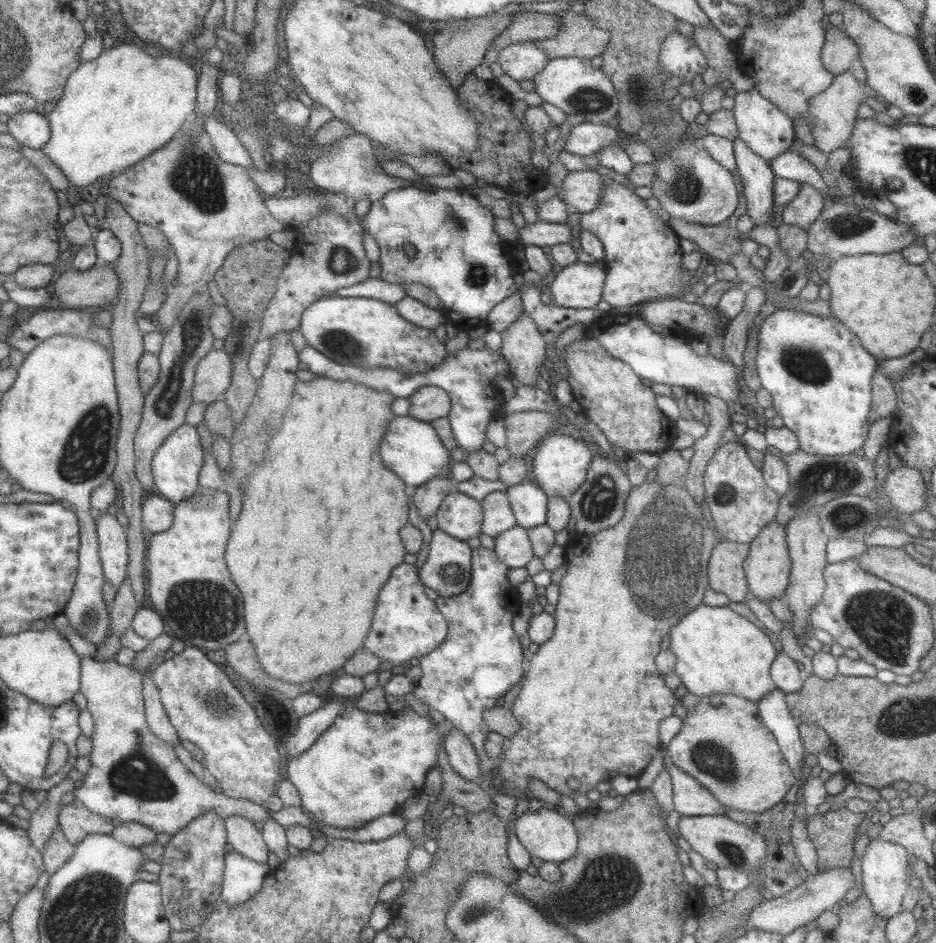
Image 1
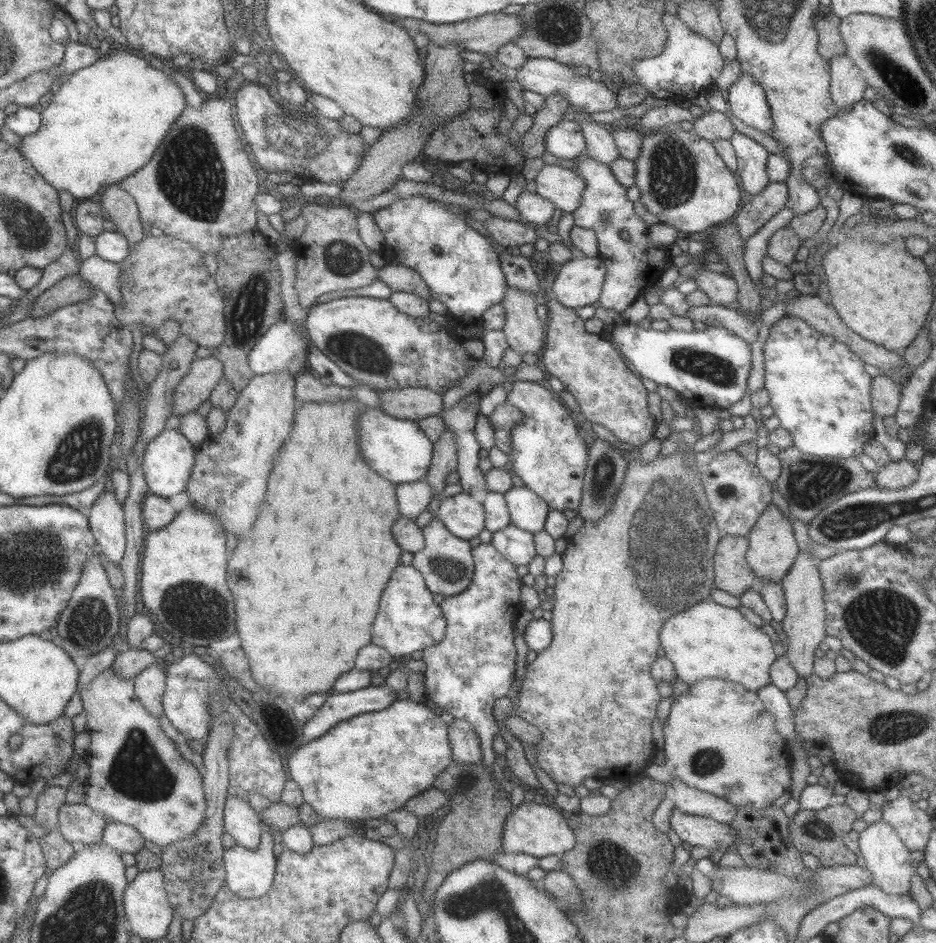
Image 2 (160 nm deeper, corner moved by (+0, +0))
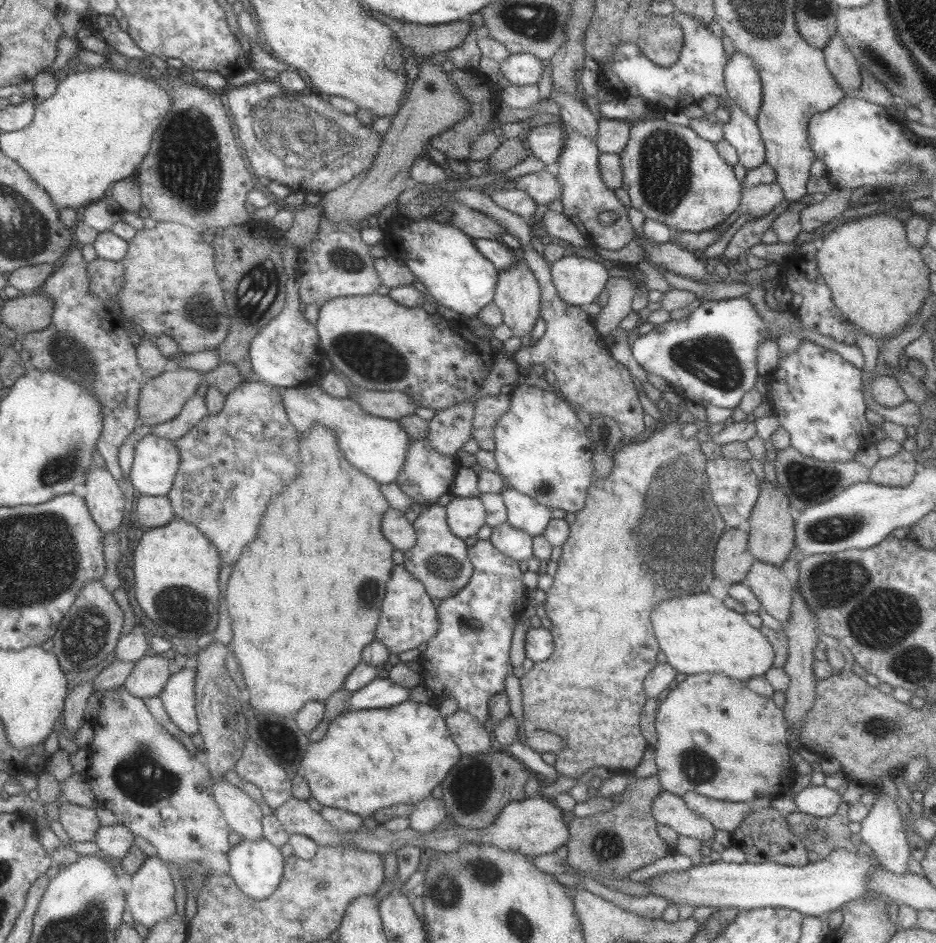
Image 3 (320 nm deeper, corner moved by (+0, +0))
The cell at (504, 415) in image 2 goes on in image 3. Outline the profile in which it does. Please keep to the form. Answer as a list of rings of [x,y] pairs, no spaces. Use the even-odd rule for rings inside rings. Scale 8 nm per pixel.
[[[498,394],[496,396],[484,396],[474,405],[474,418],[471,430],[471,438],[474,439],[480,449],[493,451],[493,428],[502,416],[510,408],[511,396]]]

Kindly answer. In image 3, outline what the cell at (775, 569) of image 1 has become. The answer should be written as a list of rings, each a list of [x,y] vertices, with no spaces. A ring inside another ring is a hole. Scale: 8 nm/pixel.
[[[764,478],[760,483],[760,492],[749,516],[749,551],[762,562],[779,566],[789,558],[795,547],[795,521],[790,515],[790,501],[782,486],[776,486]]]

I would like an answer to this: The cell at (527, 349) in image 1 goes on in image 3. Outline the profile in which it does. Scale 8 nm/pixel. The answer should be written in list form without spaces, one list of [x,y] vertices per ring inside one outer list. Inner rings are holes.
[[[524,259],[499,271],[493,302],[503,312],[503,323],[513,330],[513,336],[531,335],[540,318],[541,288],[535,274]]]

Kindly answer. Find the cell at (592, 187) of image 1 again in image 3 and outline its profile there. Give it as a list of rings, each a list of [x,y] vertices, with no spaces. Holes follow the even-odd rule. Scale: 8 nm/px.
[[[546,170],[538,174],[524,174],[514,178],[515,189],[528,193],[530,199],[537,204],[547,204],[554,199],[562,198],[562,185],[558,183],[556,174]]]

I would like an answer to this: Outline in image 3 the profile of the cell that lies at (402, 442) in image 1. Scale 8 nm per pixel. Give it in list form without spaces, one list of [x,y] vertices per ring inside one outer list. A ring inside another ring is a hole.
[[[321,386],[306,388],[277,387],[277,389],[282,395],[282,404],[286,408],[286,412],[288,412],[288,418],[299,435],[306,436],[315,424],[321,422],[323,426],[333,430],[335,438],[337,438],[338,448],[354,468],[361,470],[380,484],[395,482],[402,465],[405,463],[407,446],[412,442],[397,420],[378,418],[378,416],[366,414],[357,402],[348,398],[334,398],[334,396],[327,394]]]

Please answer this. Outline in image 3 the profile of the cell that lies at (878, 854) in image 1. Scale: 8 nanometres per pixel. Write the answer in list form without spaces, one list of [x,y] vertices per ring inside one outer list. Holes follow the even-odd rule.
[[[880,791],[874,804],[869,808],[867,817],[862,820],[861,831],[858,833],[858,836],[862,838],[862,843],[867,844],[873,854],[879,858],[880,866],[896,876],[910,873],[907,866],[911,862],[911,849],[908,845],[908,834],[904,833],[902,826],[904,826],[902,813],[900,813],[894,797]]]

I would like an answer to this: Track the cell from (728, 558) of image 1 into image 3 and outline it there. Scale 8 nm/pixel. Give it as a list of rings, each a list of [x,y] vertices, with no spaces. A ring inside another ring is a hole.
[[[731,527],[722,532],[713,562],[715,578],[731,584],[744,582],[756,559],[749,551],[748,541],[749,531]]]

